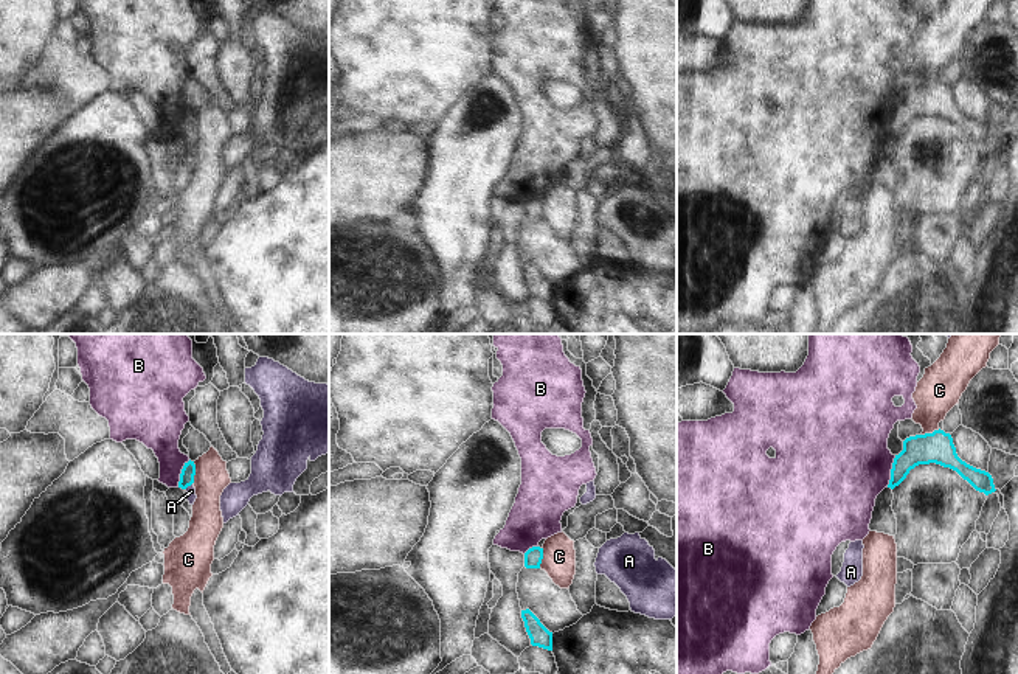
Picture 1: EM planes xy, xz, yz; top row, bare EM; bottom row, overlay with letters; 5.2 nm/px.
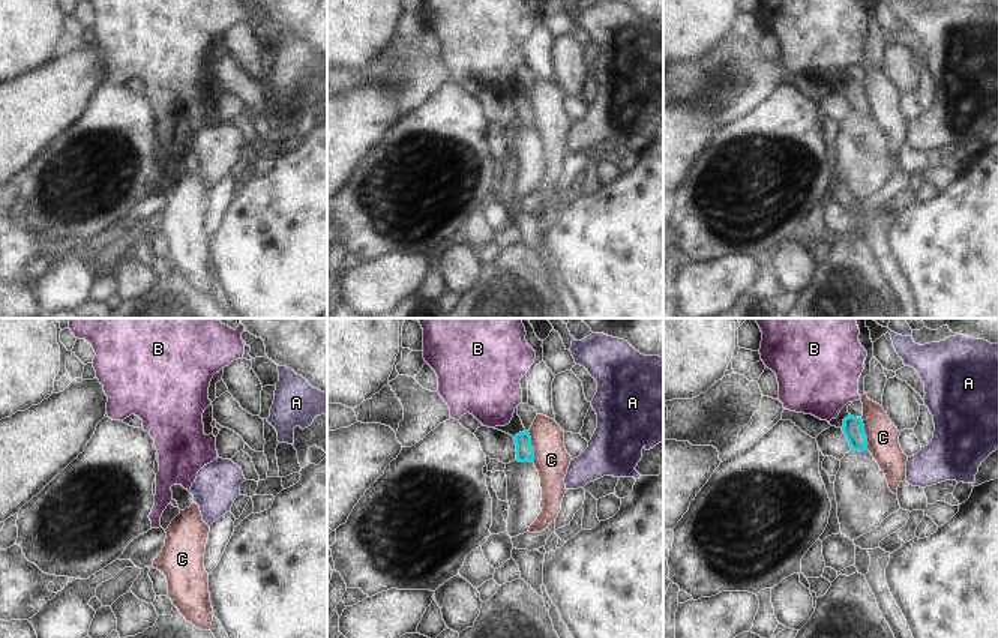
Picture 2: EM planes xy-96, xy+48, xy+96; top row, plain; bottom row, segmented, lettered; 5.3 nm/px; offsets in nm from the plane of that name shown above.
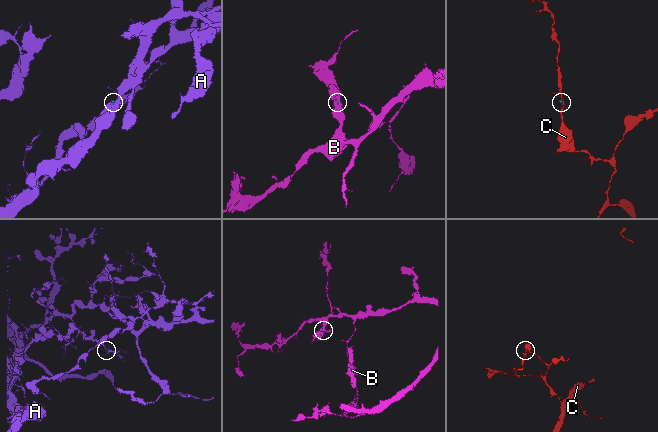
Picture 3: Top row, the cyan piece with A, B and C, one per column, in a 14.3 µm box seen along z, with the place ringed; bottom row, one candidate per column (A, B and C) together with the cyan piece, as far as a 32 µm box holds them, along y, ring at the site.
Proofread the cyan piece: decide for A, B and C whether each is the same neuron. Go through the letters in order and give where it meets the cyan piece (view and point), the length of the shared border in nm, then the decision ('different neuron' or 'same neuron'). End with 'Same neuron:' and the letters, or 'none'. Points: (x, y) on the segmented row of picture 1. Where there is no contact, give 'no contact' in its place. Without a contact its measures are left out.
A: meets cyan in xy at (188, 485); contact 50 nm long; same neuron
B: meets cyan in yz at (891, 471); contact 180 nm long; different neuron
C: meets cyan in xy at (194, 472); contact 120 nm long; different neuron
Same neuron: A

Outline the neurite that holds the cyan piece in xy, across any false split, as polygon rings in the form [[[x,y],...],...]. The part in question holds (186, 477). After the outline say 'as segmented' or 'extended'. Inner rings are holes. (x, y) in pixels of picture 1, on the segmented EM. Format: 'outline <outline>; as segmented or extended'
outline [[[194,461],[185,463],[182,474],[180,474],[180,481],[178,488],[185,489],[188,492],[188,502],[189,505],[194,505],[197,495],[196,495],[196,488],[194,488],[194,475],[196,475],[196,464]]]; extended

